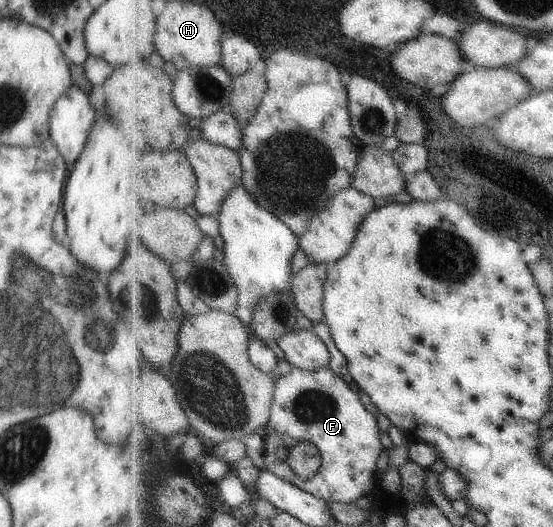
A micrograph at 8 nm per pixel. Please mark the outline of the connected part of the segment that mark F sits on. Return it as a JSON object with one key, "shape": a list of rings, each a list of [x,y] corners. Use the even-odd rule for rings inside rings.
{"shape":[[[330,367],[317,371],[293,368],[290,373],[276,380],[277,394],[274,399],[273,416],[263,430],[267,446],[265,466],[268,470],[327,501],[352,504],[364,497],[376,501],[383,497],[385,492],[381,486],[383,475],[378,472],[380,456],[386,450],[382,442],[382,426],[376,414],[372,414],[362,402],[360,393],[352,390],[352,386]],[[301,443],[313,443],[323,454],[321,471],[309,479],[298,474],[290,462],[293,450]]]}

